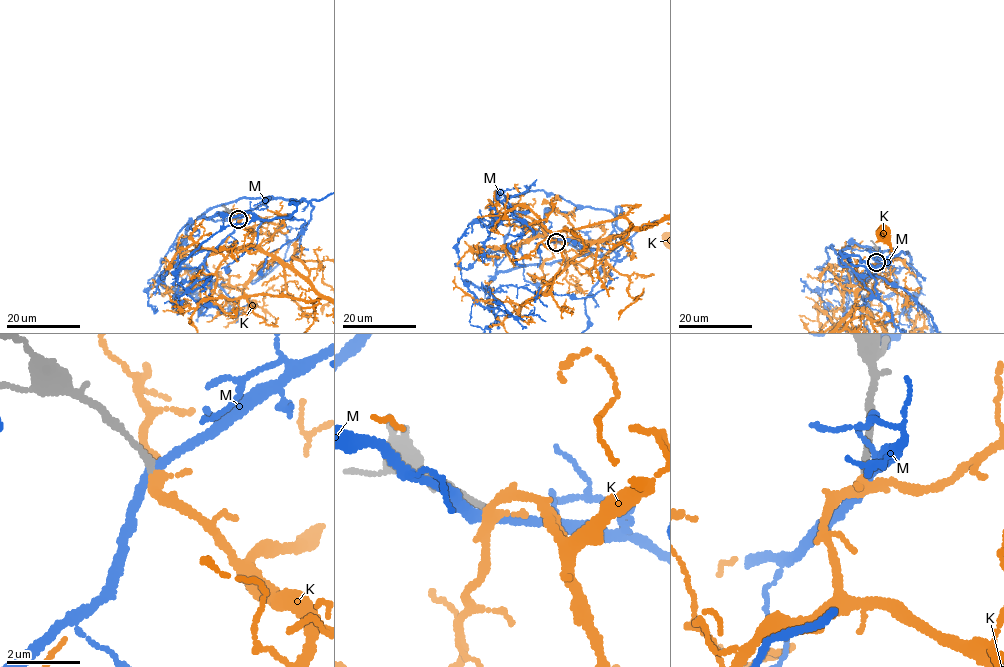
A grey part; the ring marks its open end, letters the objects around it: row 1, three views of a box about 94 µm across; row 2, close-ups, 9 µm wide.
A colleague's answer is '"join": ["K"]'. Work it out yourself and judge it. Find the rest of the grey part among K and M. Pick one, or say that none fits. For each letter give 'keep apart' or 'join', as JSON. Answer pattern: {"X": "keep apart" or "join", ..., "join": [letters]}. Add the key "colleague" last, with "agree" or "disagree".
{"K": "join", "M": "keep apart", "join": ["K"], "colleague": "agree"}

